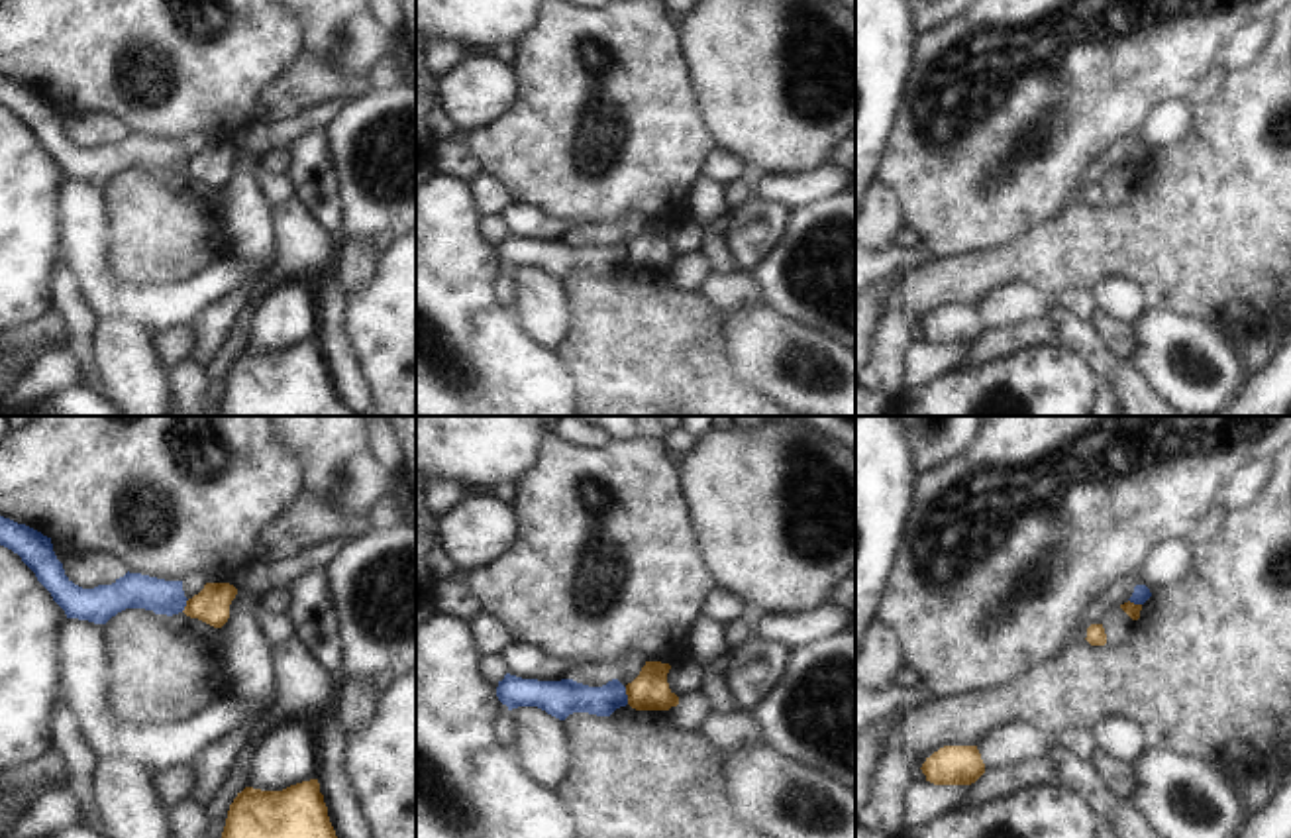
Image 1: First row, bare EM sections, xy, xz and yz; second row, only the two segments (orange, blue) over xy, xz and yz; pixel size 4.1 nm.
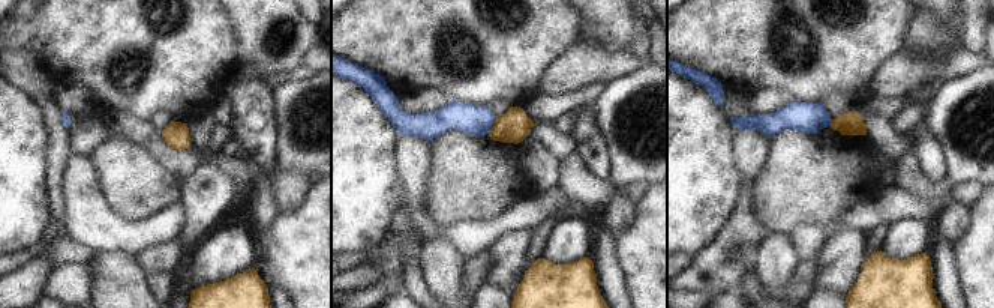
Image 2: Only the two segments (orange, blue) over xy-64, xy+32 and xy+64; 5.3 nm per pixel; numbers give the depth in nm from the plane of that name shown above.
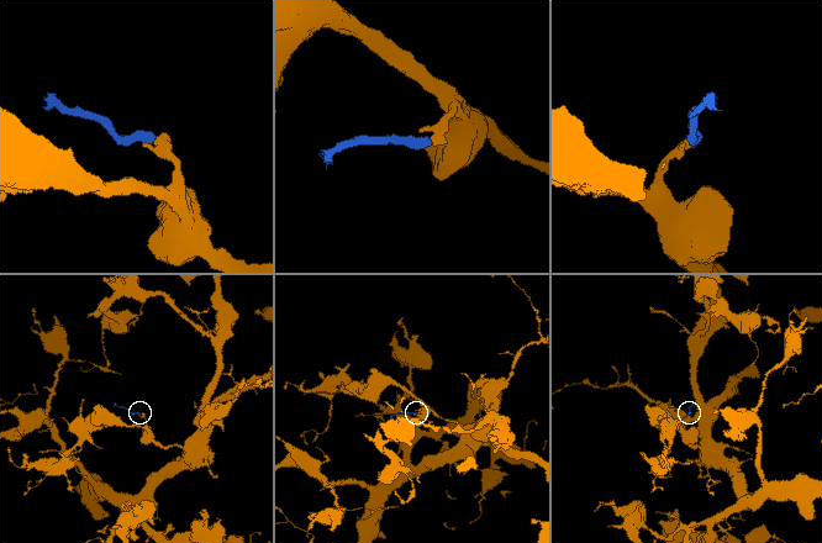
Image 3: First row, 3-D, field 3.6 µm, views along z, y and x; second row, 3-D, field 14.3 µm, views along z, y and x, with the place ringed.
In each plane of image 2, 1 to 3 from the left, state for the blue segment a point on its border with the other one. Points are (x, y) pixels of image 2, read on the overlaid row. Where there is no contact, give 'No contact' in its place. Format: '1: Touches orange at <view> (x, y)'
1: No contact
2: Touches orange at xy+32 (494, 126)
3: Touches orange at xy+64 (831, 122).

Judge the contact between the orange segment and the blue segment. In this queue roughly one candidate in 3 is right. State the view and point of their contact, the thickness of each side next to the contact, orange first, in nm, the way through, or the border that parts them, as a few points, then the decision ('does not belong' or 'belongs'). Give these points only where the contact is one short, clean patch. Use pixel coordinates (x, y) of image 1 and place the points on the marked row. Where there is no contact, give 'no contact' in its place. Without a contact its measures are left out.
meets orange in xz at (626, 693); 160 nm thick on the orange side, 140 nm on the other; border along xz (624, 687), (628, 703); does not belong

